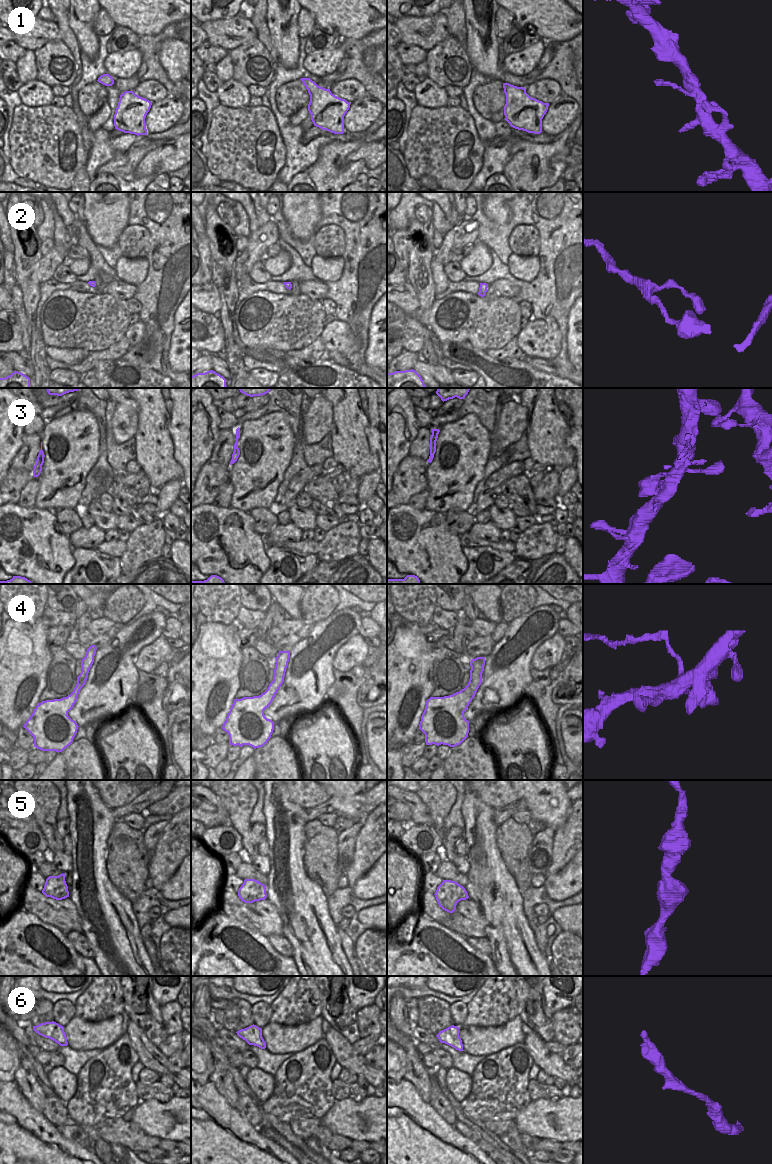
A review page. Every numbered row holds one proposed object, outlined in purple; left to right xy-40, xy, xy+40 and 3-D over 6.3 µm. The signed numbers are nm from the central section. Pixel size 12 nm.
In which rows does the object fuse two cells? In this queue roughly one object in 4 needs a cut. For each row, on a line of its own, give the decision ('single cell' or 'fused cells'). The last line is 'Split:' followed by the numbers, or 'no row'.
1: single cell
2: single cell
3: fused cells
4: fused cells
5: single cell
6: single cell
Split: 3, 4

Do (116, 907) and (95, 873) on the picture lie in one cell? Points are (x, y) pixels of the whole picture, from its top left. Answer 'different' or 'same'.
same

